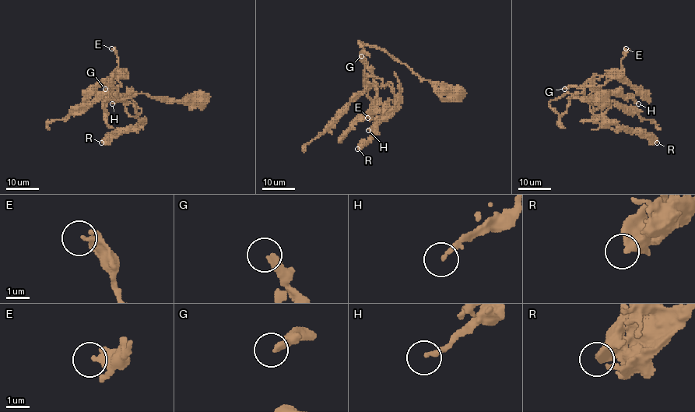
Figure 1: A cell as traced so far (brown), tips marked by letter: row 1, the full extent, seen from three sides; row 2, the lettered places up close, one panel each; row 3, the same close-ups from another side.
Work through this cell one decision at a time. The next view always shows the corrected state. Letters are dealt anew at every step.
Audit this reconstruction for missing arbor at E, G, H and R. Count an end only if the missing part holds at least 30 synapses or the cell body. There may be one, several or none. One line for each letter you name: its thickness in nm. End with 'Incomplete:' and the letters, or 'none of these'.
Incomplete: none of these

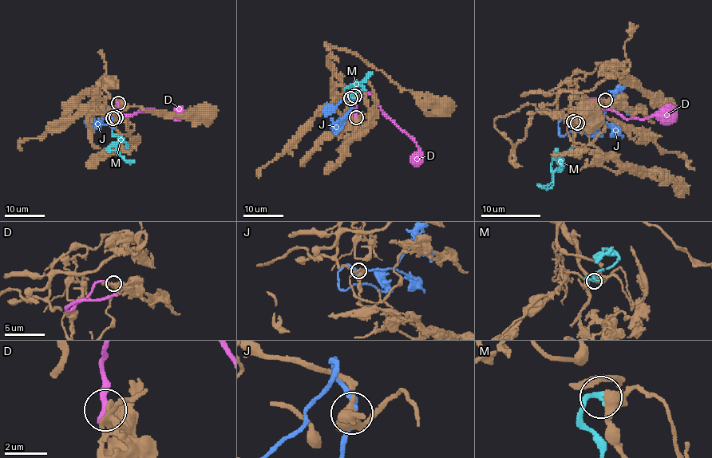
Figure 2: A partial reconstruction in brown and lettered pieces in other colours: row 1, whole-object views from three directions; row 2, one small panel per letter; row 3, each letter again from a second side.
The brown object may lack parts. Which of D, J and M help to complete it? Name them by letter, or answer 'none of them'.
M

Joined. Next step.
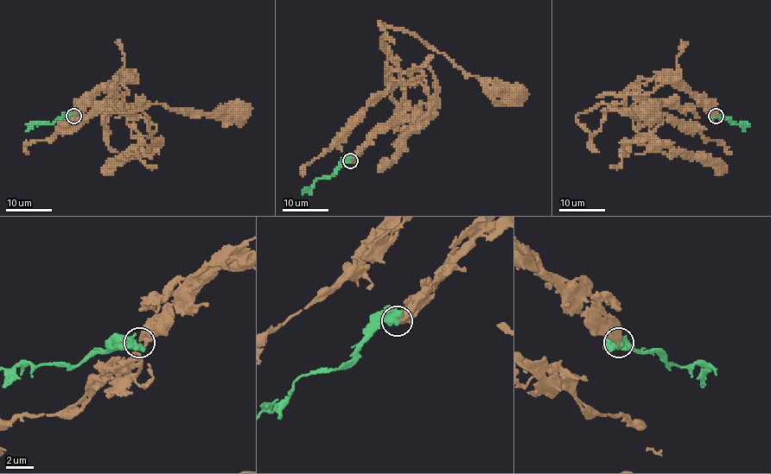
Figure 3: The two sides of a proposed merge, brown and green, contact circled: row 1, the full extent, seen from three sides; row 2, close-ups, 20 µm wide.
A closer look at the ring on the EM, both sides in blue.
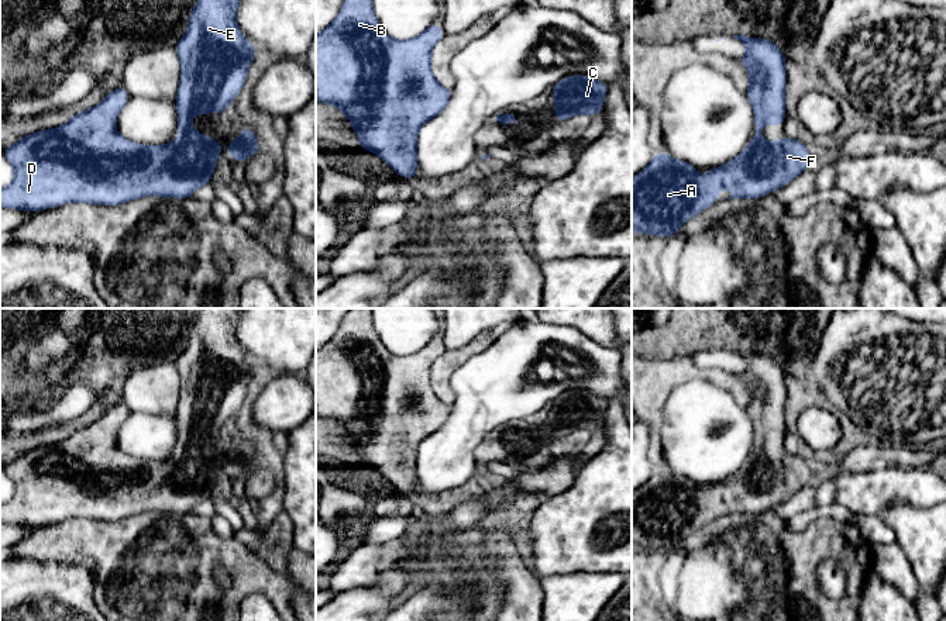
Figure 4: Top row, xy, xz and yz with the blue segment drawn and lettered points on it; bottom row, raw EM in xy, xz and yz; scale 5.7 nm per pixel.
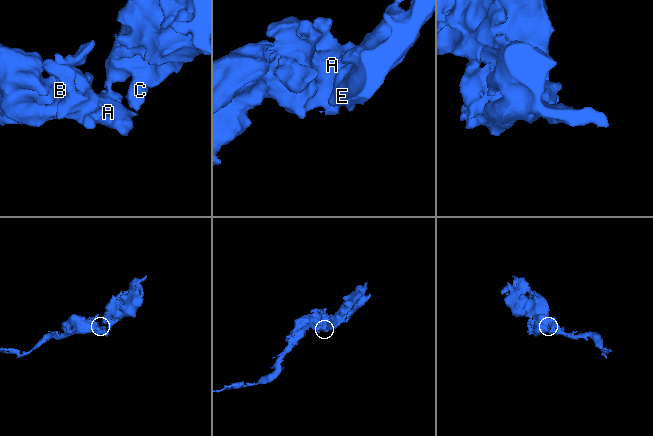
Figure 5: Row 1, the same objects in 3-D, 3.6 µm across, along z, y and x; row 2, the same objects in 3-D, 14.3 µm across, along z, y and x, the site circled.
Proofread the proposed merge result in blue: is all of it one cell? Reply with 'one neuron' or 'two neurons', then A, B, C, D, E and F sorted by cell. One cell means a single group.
one neuron; A B C D E F

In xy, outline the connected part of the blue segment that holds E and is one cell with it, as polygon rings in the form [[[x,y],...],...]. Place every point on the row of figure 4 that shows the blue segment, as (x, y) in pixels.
[[[197,0],[188,23],[188,30],[178,41],[175,49],[180,62],[180,82],[175,97],[178,110],[179,135],[173,142],[164,145],[141,145],[125,139],[116,131],[116,118],[130,100],[123,86],[111,90],[93,108],[78,113],[63,125],[54,130],[41,130],[18,138],[8,145],[3,155],[14,168],[14,179],[0,190],[0,207],[41,211],[63,206],[70,201],[100,206],[120,206],[130,200],[148,196],[190,199],[192,194],[210,183],[221,145],[210,135],[202,135],[192,127],[192,115],[206,113],[221,113],[240,94],[248,69],[258,54],[251,42],[240,31],[237,23],[240,0]]]

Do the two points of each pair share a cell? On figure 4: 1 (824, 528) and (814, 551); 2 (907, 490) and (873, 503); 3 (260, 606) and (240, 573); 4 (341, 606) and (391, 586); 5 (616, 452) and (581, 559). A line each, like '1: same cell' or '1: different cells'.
1: same cell
2: same cell
3: different cells
4: same cell
5: same cell

